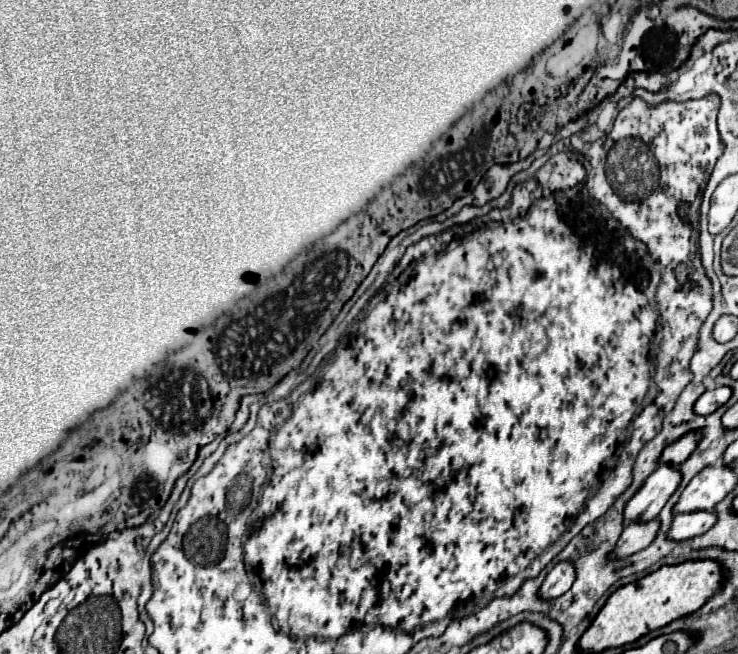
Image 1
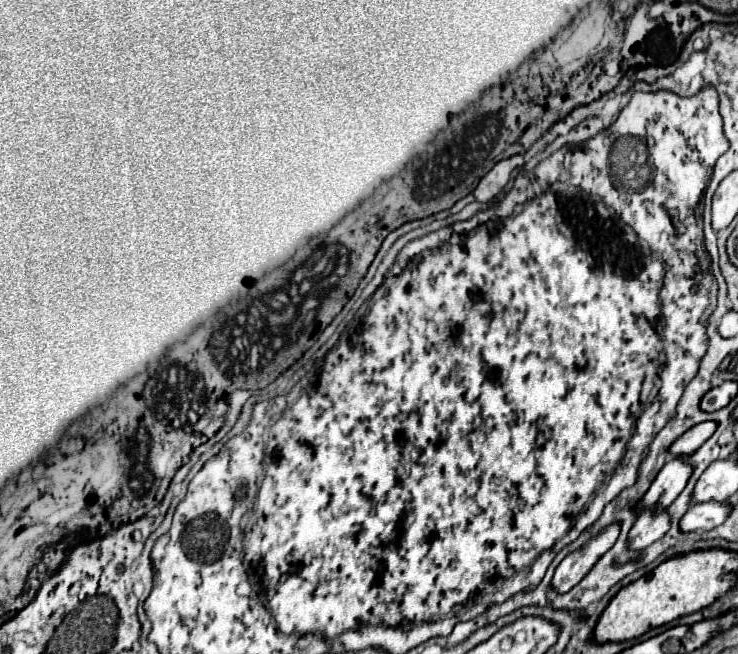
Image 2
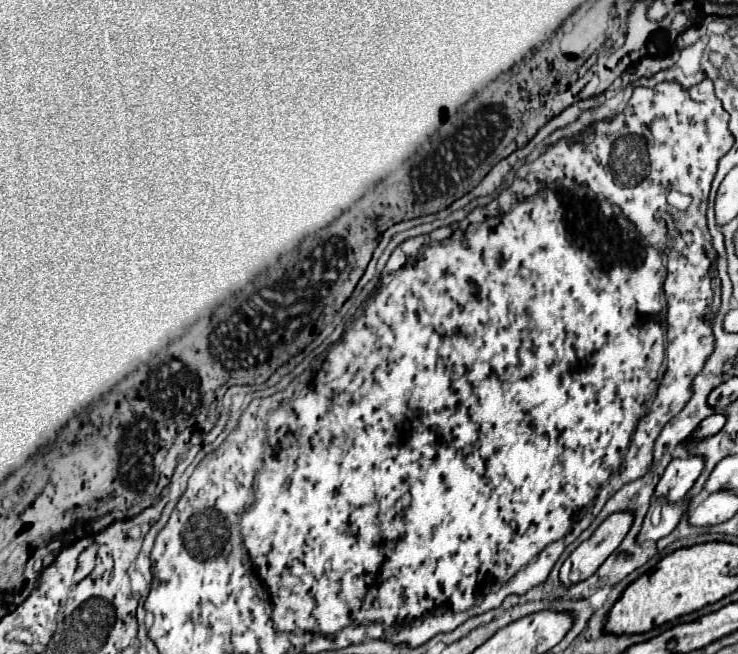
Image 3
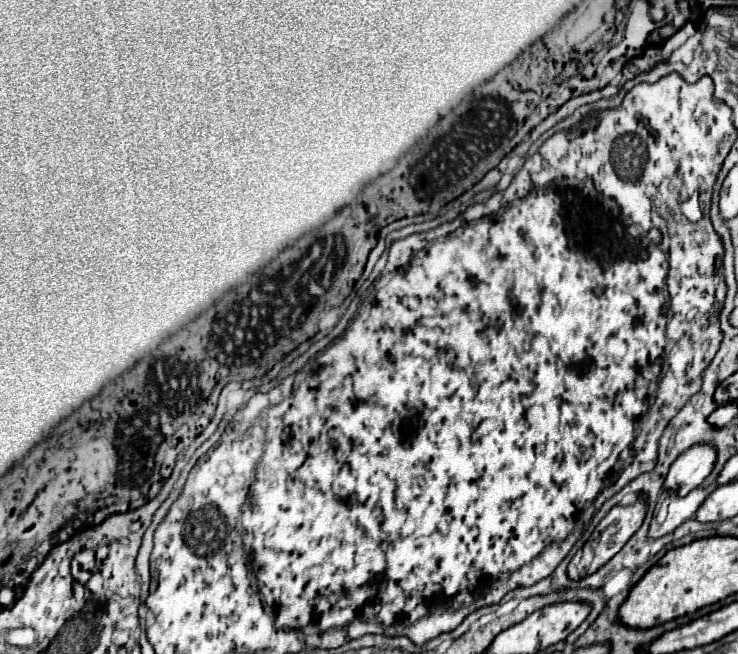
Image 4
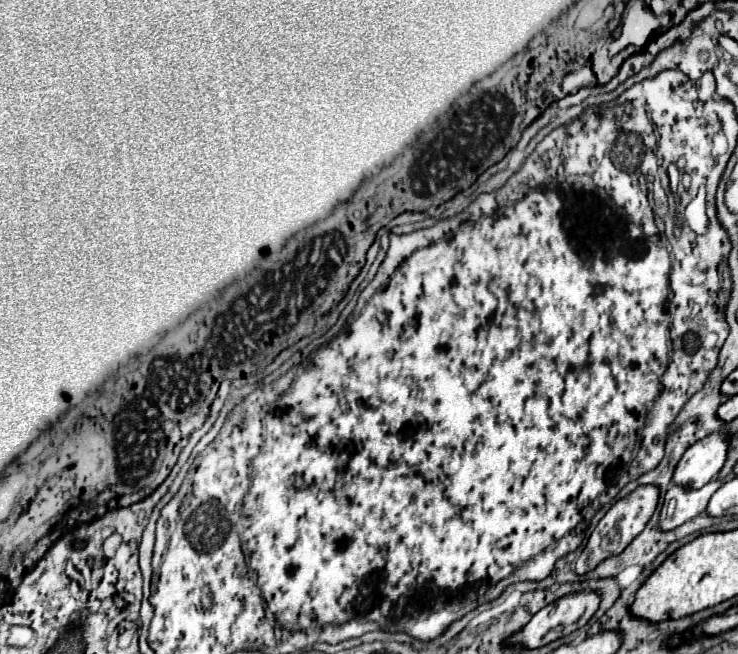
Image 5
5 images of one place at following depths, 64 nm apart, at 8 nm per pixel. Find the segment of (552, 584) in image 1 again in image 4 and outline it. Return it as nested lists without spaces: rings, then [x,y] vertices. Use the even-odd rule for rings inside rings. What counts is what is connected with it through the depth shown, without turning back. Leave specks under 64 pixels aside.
[[[638,494],[636,502],[630,504],[630,506],[614,506],[602,520],[600,524],[596,526],[596,530],[592,532],[592,536],[588,538],[588,542],[582,546],[580,552],[576,552],[576,556],[570,560],[568,564],[568,576],[572,580],[578,580],[578,578],[584,578],[592,572],[596,572],[602,564],[606,564],[612,556],[616,556],[624,544],[636,534],[636,530],[642,526],[644,518],[646,518],[646,512],[648,512],[648,496],[646,494]]]

